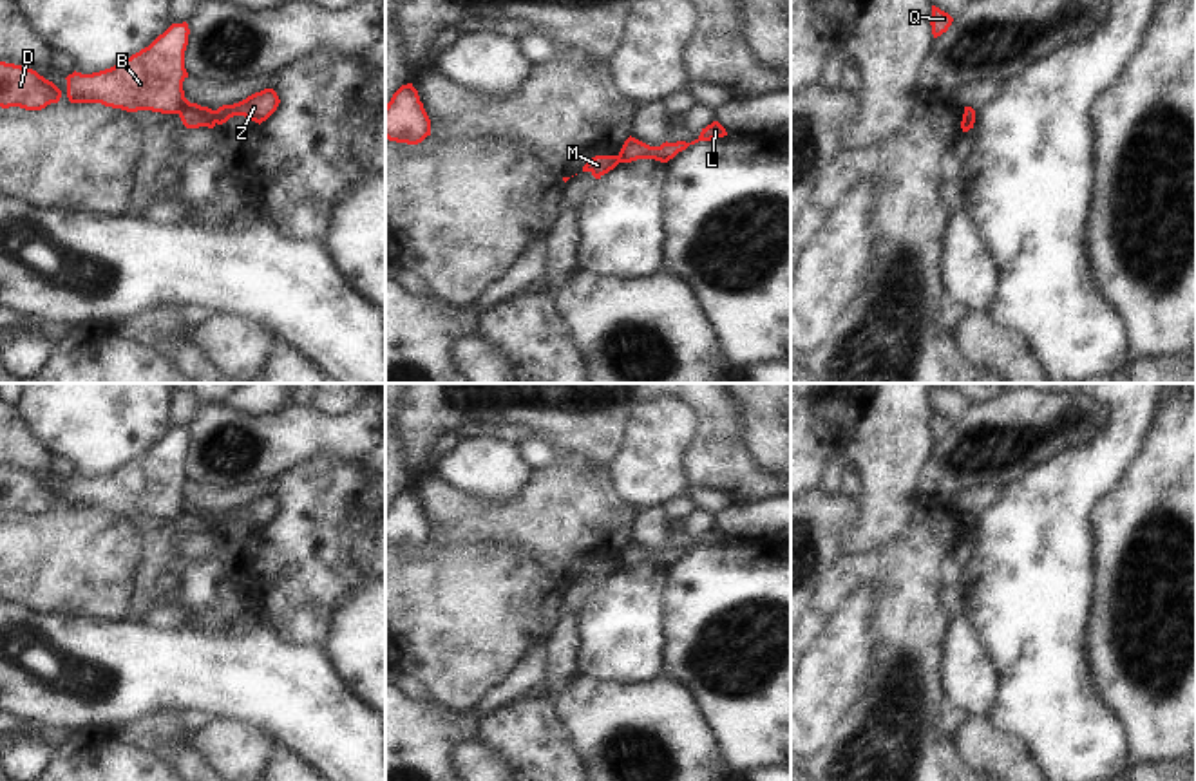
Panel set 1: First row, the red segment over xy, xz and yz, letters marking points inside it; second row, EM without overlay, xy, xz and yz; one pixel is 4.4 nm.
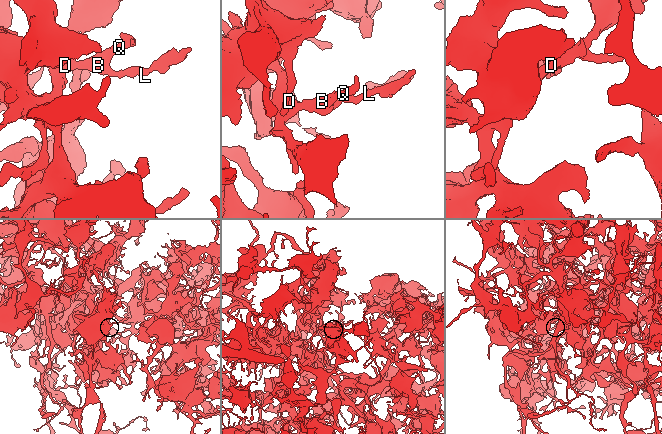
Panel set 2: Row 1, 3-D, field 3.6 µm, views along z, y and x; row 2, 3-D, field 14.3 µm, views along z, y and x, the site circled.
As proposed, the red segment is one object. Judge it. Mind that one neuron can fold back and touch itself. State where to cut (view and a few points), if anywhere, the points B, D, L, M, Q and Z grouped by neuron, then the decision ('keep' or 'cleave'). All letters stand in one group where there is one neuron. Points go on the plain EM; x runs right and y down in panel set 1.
cut xy (212, 516), (216, 526); groups B D M Q / L Z; cleave

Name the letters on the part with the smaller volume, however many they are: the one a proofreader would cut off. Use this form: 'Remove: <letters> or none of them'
Remove: L, Z

